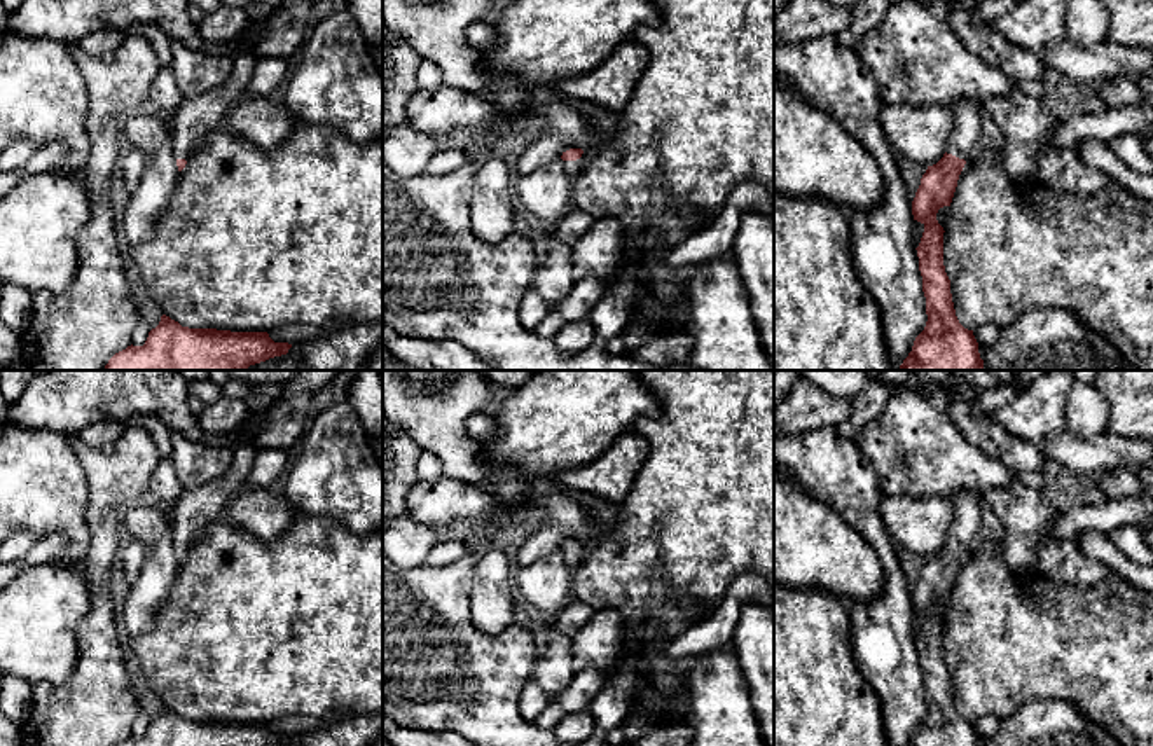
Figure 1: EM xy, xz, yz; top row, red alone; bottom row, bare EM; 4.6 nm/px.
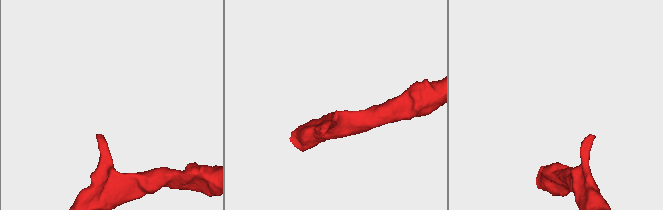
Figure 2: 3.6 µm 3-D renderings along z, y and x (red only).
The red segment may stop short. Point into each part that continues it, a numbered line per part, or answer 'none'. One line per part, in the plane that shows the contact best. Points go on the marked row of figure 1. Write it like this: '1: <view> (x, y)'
1: xz (572, 166)

